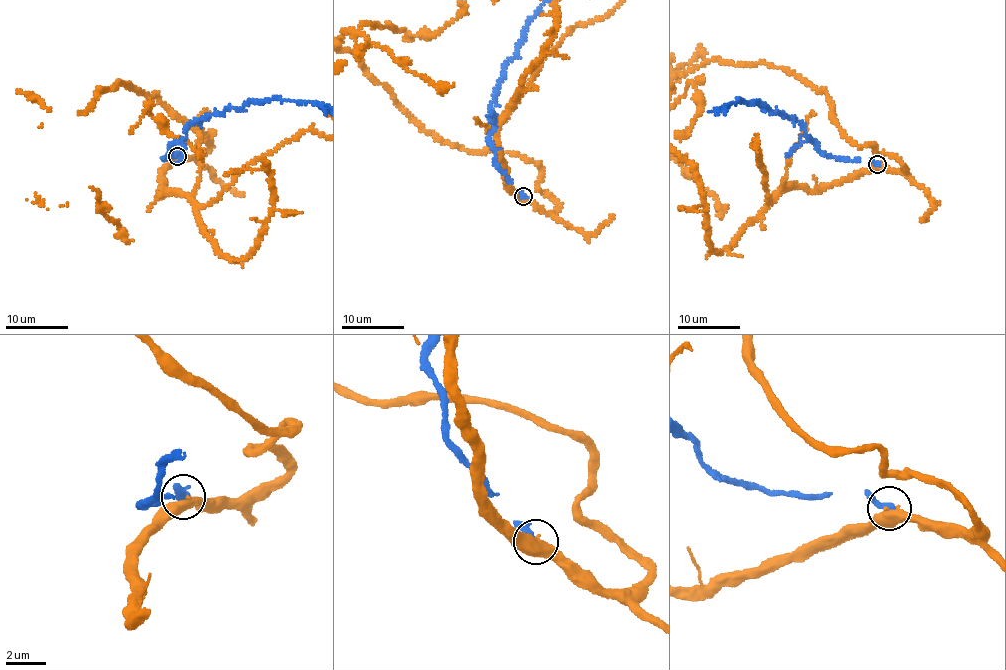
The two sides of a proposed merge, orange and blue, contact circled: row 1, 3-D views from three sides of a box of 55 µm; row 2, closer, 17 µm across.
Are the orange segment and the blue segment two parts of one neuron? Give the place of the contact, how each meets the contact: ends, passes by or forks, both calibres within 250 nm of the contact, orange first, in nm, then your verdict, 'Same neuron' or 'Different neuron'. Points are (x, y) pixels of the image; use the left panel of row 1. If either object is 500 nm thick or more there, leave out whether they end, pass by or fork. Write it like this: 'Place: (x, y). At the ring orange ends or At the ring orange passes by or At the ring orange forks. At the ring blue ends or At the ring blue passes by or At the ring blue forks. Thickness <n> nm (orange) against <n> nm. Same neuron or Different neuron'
Place: (177, 156). At the ring orange passes by. At the ring blue passes by. Thickness 460 nm (orange) against 260 nm. Different neuron

